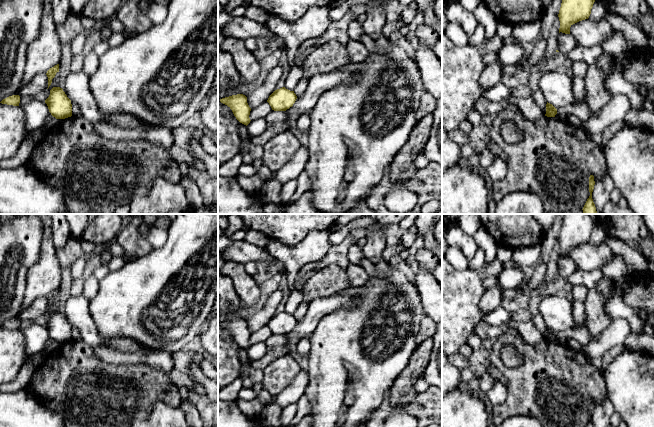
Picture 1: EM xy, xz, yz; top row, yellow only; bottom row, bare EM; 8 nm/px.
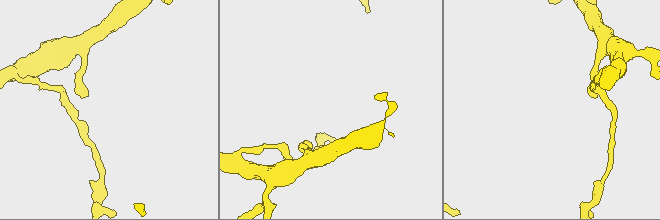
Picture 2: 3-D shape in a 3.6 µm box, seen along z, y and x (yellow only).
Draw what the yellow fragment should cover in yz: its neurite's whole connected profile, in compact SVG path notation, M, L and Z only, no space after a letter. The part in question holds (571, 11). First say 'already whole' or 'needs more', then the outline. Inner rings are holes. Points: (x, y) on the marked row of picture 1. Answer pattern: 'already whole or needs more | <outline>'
already whole | M562 0L559 10L559 33L570 34L570 27L588 19L595 0Z

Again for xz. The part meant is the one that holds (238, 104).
already whole | M232 95L220 99L220 102L227 105L232 110L234 116L240 123L246 126L250 123L249 115L251 108L247 103L247 97L245 95Z

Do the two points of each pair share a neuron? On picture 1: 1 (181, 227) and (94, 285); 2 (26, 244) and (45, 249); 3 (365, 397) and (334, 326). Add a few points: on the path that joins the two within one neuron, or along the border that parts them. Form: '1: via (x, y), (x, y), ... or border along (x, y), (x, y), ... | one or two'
1: border along (100, 281), (99, 291), (89, 300) | two
2: border along (42, 225), (39, 257), (28, 268) | two
3: via (366, 379), (366, 366), (348, 344) | one

